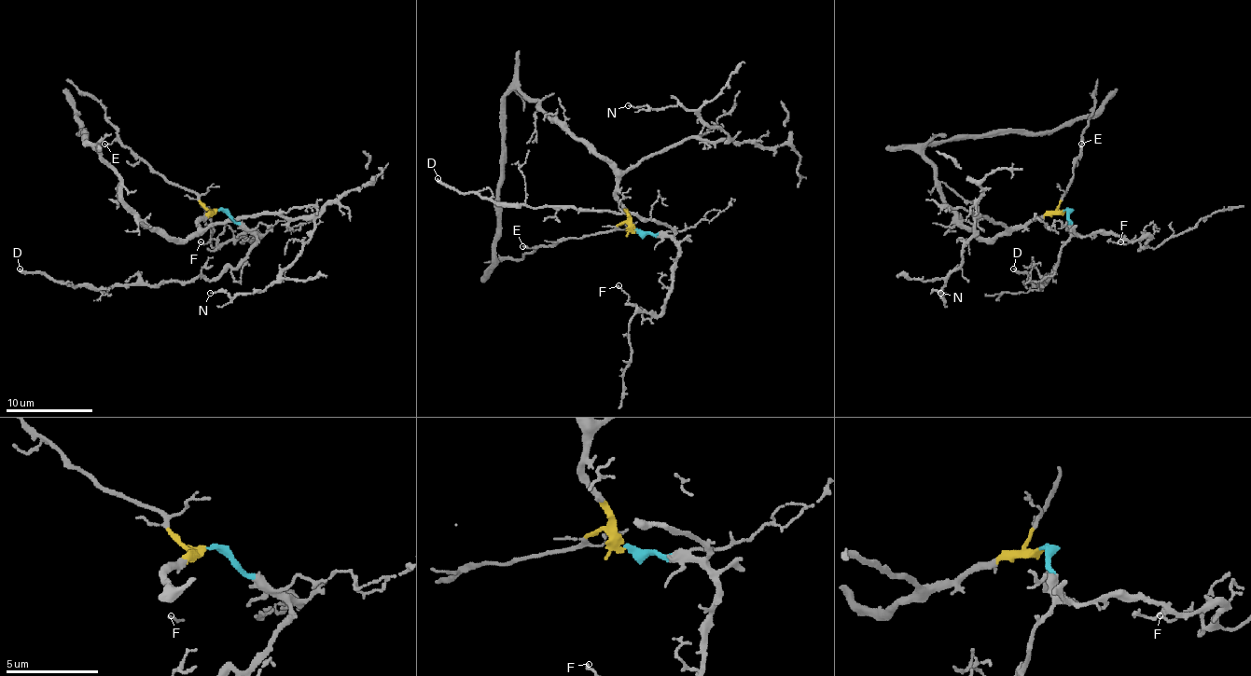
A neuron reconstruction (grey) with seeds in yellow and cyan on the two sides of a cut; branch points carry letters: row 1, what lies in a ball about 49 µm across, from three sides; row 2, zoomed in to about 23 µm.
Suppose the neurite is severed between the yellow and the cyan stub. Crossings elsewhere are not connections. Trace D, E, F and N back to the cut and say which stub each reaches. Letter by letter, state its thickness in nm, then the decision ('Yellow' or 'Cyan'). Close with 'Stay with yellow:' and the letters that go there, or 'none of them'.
D: Thickness 240 nm. Cyan
E: Thickness 120 nm. Yellow
F: Thickness 120 nm. Cyan
N: Thickness 100 nm. Yellow
Stay with yellow: E, N

